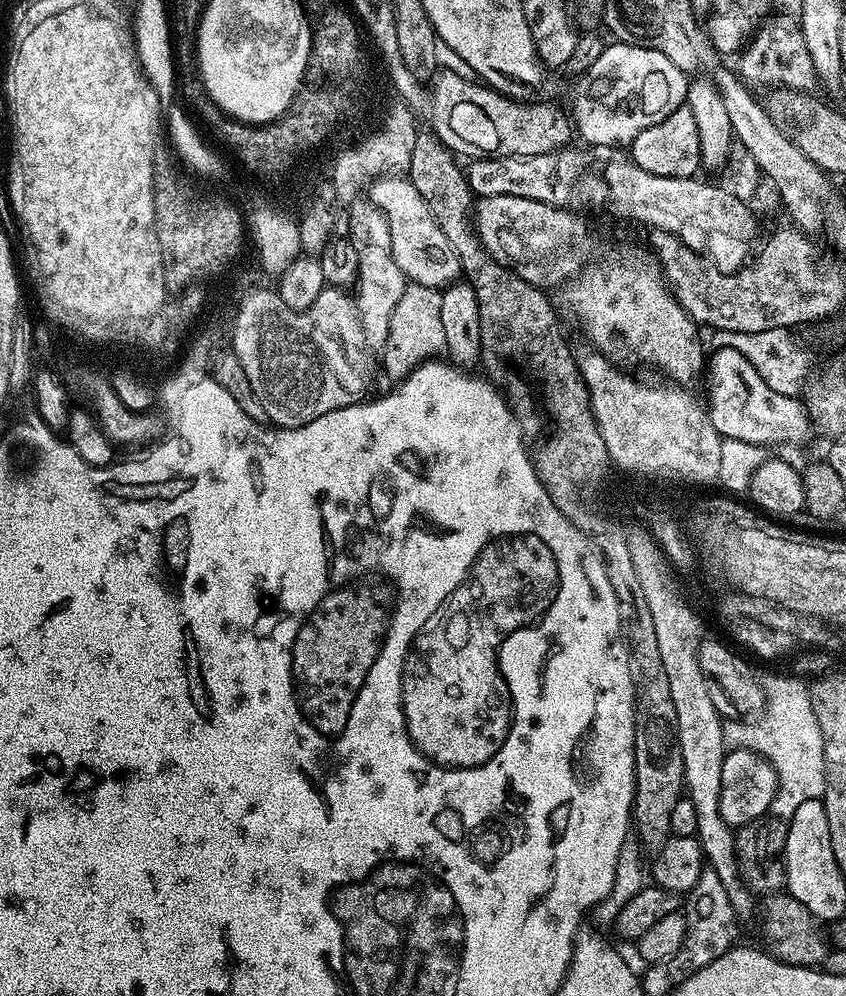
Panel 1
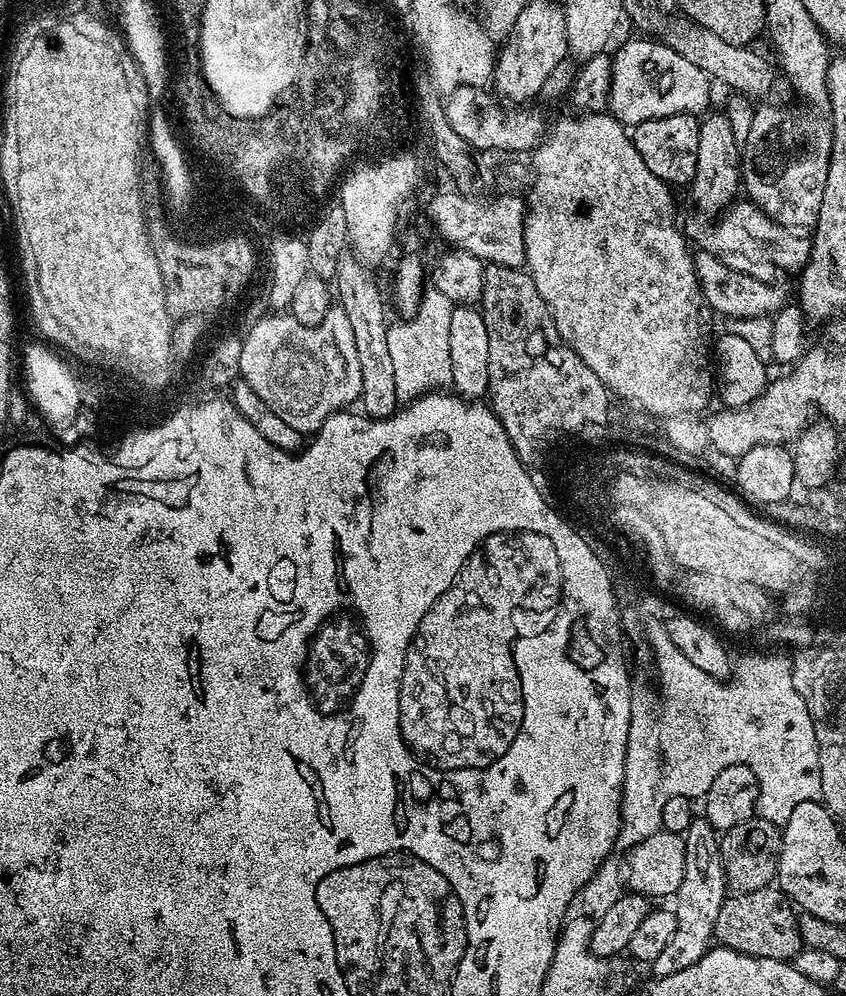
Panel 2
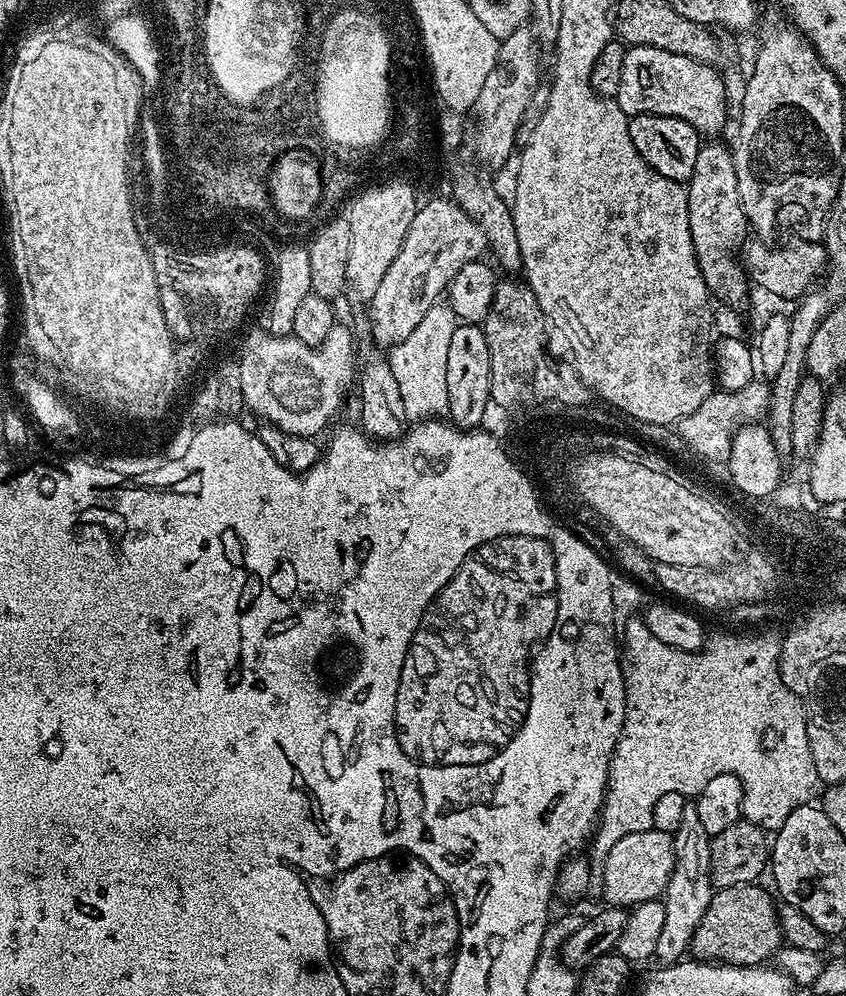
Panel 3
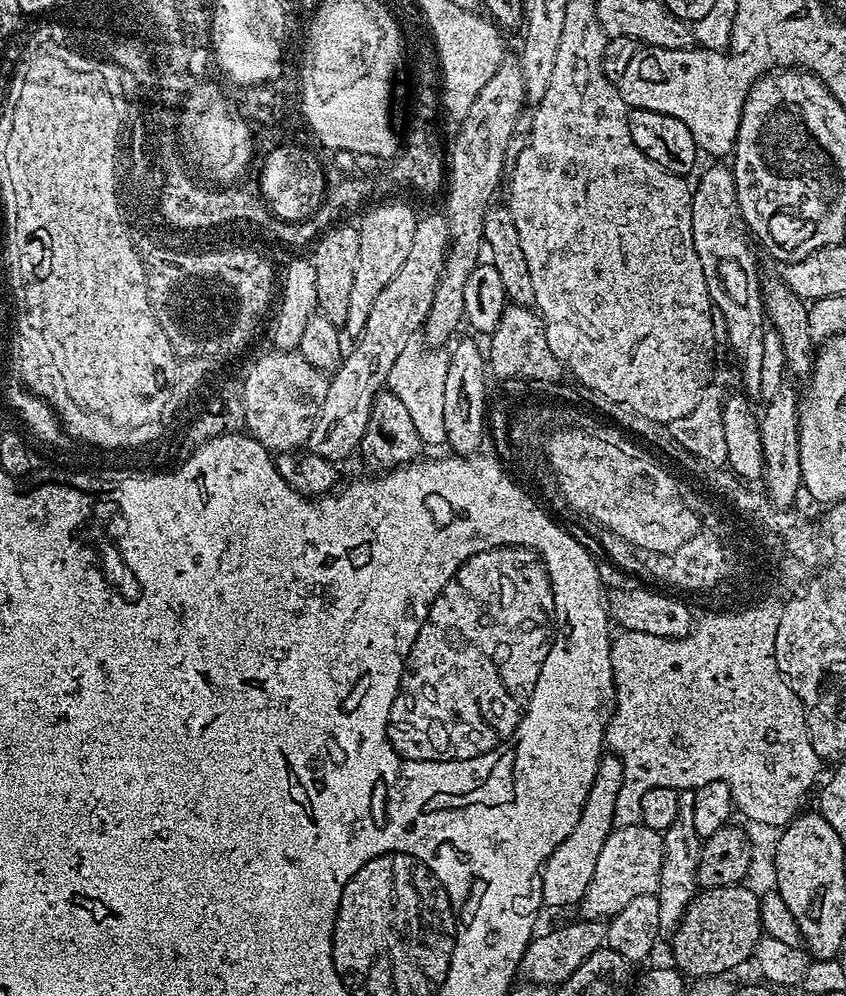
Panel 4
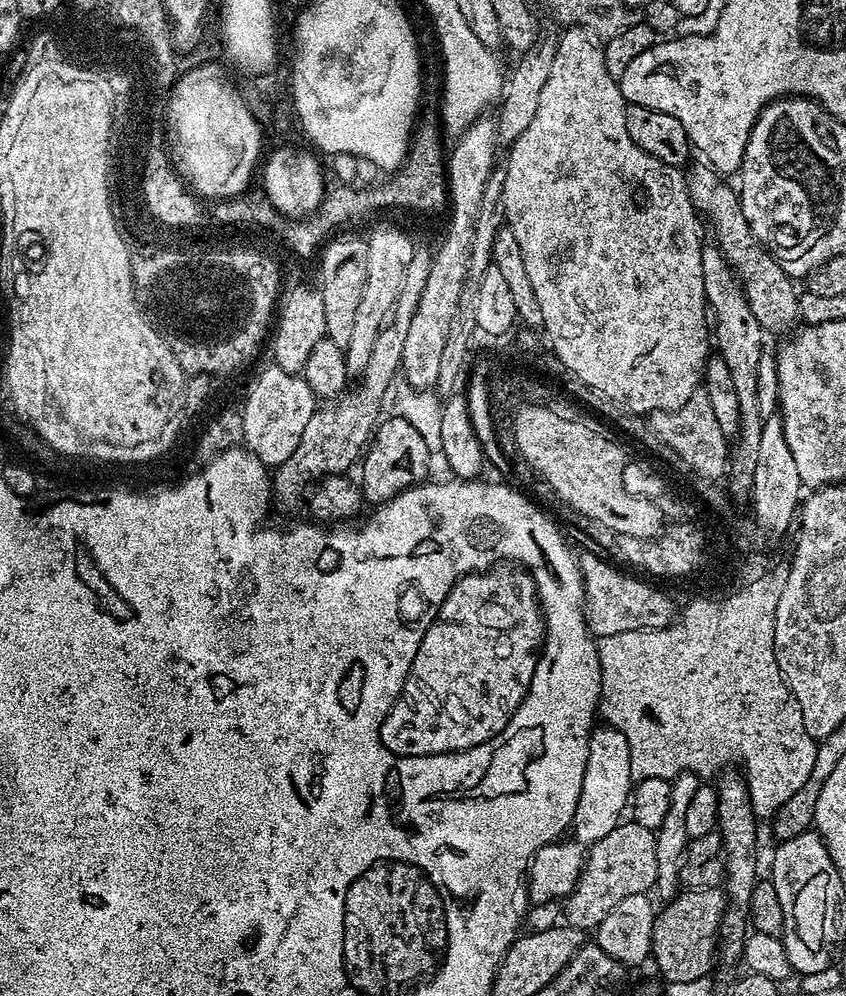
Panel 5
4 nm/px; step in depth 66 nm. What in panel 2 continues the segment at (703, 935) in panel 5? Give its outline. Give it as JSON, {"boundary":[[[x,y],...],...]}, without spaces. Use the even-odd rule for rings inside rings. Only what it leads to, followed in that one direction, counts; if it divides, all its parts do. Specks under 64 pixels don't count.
{"boundary":[[[776,886],[729,895],[722,910],[718,910],[714,940],[717,945],[738,950],[742,954],[789,962],[795,961],[797,954],[802,951],[797,909]]]}

